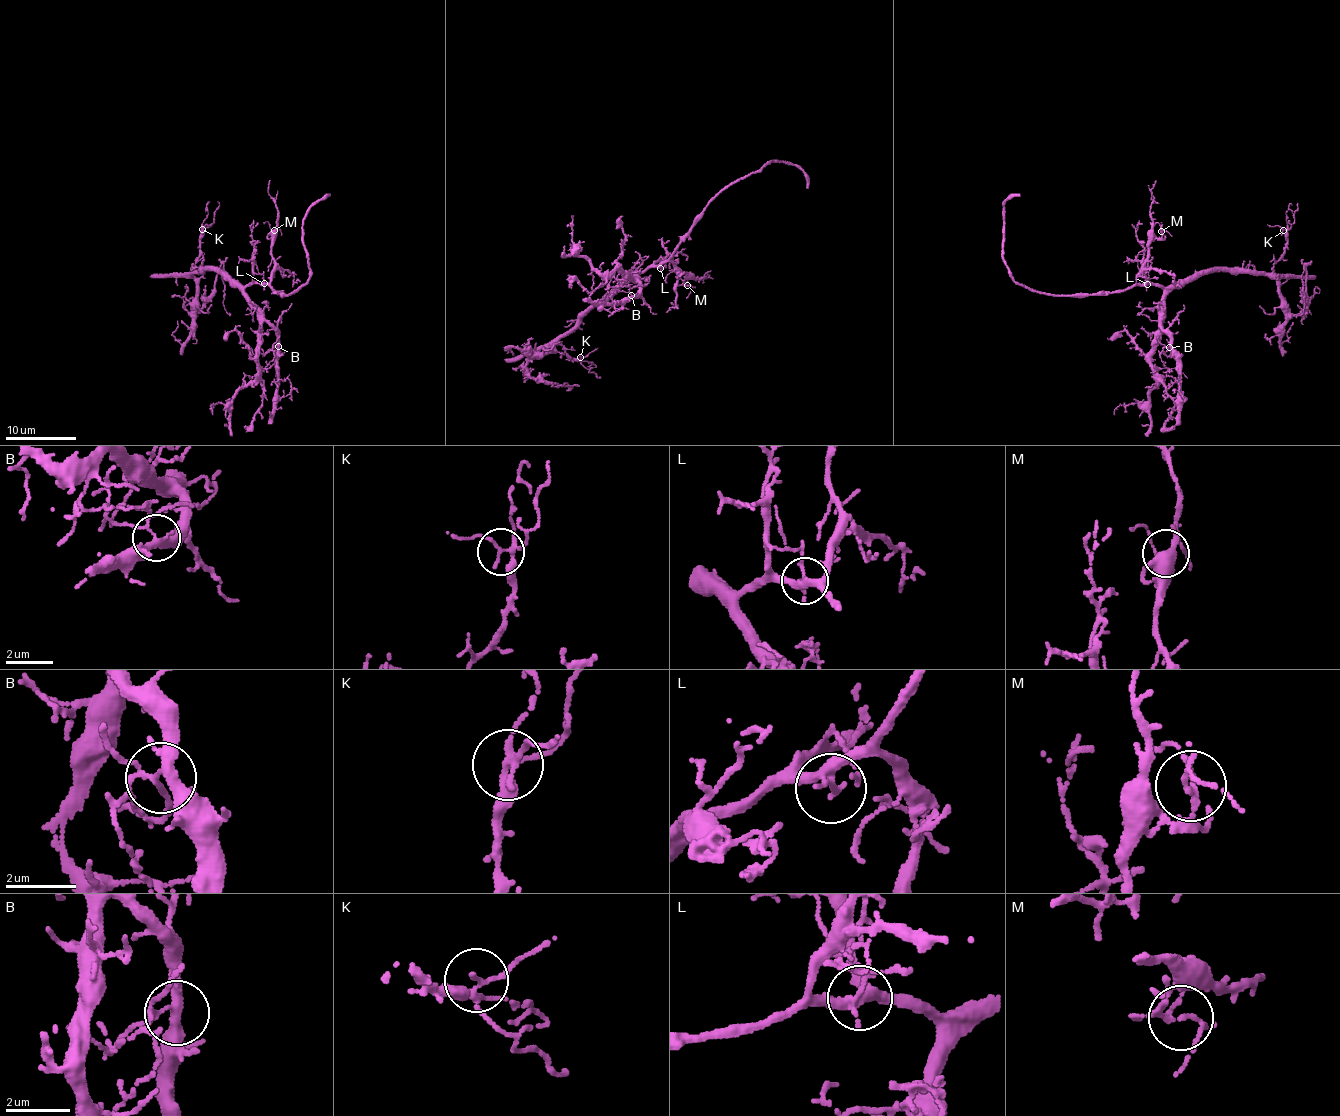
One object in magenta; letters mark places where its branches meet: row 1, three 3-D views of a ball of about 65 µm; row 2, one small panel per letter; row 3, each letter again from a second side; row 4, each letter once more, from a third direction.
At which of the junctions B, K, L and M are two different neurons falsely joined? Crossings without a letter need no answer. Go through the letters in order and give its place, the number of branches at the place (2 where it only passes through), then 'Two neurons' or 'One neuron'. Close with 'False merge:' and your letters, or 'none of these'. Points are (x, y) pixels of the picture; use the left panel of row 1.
B: Place: (278, 346). Branches: 4. One neuron
K: Place: (202, 229). Branches: 4. One neuron
L: Place: (264, 283). Branches: 3. One neuron
M: Place: (274, 230). Branches: 4. One neuron
False merge: none of these

